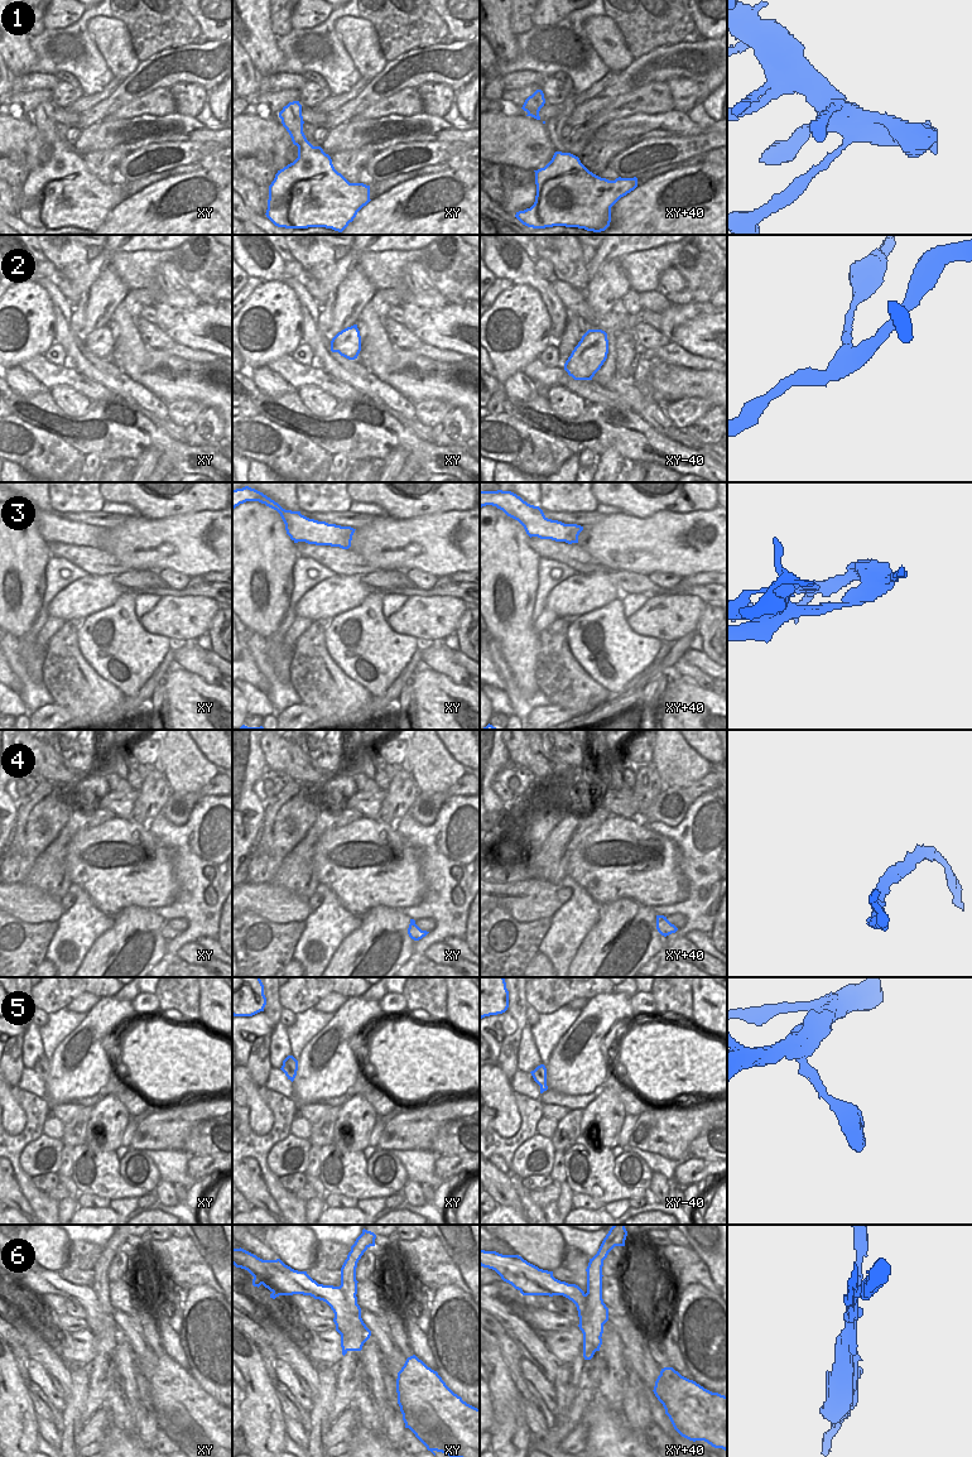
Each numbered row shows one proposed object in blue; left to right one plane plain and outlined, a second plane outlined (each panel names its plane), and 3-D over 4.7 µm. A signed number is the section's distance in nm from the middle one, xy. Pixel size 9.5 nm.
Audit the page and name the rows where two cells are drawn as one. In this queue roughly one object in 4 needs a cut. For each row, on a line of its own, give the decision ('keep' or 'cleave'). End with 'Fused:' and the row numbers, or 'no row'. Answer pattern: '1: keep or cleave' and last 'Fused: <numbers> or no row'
1: keep
2: keep
3: cleave
4: keep
5: keep
6: cleave
Fused: 3, 6

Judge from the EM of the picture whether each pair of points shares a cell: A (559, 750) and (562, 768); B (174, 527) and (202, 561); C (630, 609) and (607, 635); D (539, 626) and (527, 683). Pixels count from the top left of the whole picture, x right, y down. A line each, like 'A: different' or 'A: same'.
A: different
B: same
C: different
D: different

